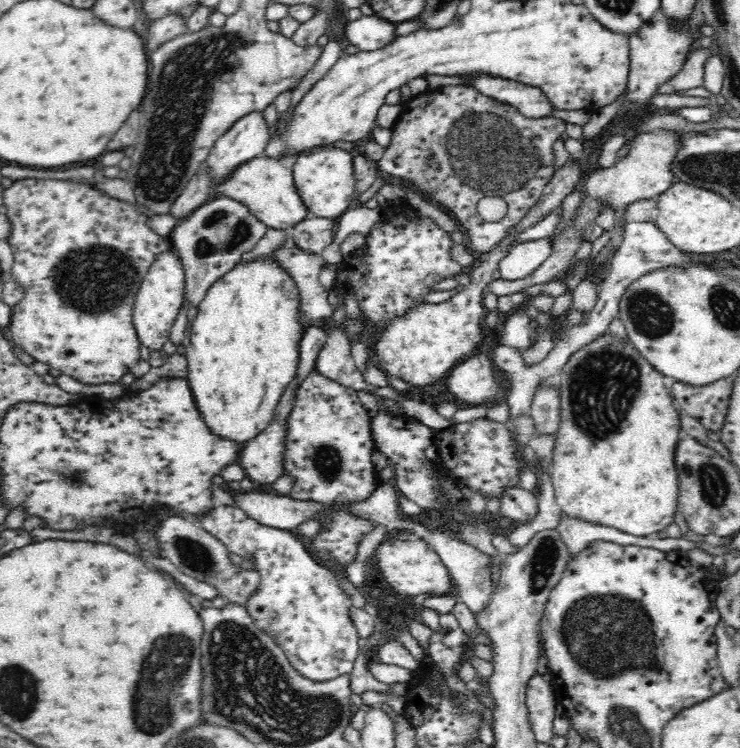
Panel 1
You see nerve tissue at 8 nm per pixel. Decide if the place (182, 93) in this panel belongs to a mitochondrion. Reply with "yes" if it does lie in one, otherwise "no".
yes

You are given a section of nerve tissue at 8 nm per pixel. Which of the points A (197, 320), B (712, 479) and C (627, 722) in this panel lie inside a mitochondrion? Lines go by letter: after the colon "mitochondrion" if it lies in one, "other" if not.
A: other
B: mitochondrion
C: mitochondrion

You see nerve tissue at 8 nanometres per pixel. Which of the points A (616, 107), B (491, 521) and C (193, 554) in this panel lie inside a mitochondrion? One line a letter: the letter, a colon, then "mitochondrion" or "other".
A: other
B: other
C: mitochondrion

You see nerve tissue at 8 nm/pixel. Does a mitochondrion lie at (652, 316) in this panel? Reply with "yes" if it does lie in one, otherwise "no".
yes

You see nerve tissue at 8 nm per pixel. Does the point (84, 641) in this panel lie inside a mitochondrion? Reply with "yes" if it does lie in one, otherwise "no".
no

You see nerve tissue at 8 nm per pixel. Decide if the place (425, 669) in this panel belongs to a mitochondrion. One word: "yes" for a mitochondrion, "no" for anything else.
no

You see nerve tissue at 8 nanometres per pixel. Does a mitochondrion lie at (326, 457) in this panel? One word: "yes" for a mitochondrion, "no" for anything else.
yes

